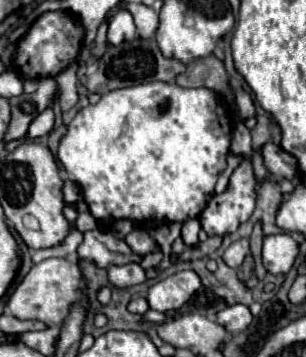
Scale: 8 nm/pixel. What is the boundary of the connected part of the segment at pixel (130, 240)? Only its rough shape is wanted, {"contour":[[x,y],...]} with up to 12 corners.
{"contour":[[141,228],[125,237],[131,249],[139,254],[153,252],[157,243]]}

